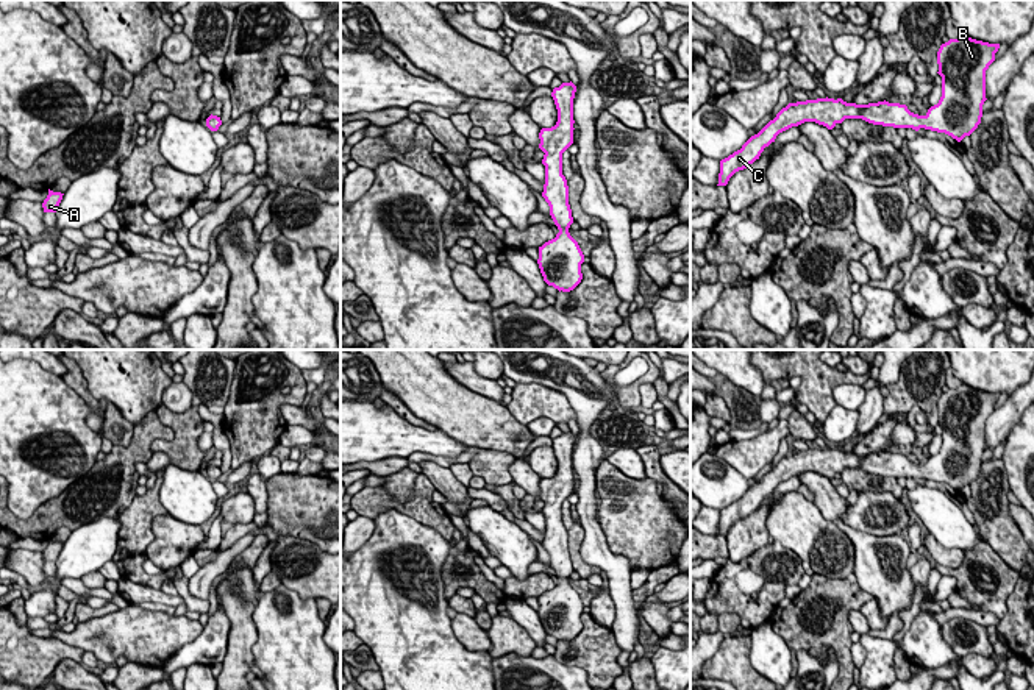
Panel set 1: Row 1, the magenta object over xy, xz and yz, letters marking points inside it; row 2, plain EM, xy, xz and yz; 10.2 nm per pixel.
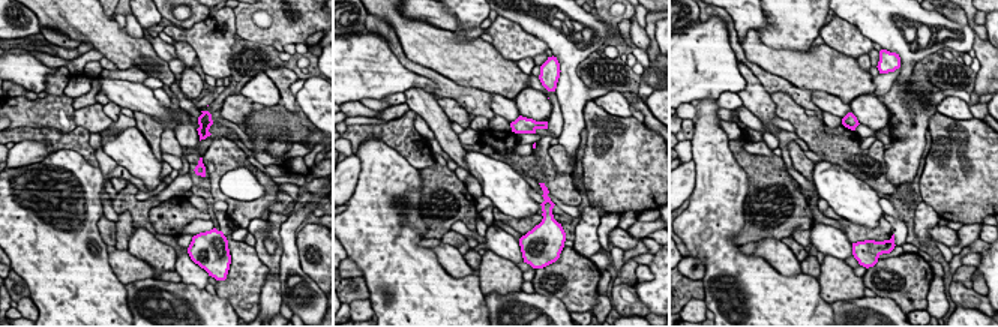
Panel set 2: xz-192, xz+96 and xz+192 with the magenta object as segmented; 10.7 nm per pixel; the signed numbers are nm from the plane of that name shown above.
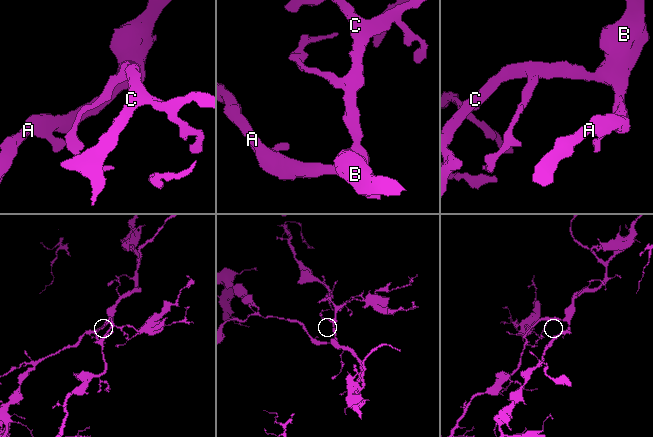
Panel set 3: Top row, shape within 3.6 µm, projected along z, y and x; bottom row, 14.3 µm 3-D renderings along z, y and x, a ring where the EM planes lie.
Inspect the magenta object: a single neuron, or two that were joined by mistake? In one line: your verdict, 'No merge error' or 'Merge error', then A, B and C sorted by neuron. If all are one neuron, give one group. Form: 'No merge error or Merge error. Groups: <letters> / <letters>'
No merge error. Groups: A B C

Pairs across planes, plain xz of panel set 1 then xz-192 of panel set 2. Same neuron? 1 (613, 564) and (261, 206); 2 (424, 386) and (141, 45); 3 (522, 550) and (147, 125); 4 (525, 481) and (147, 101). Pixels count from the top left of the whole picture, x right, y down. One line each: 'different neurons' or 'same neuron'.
1: different neurons
2: same neuron
3: different neurons
4: different neurons

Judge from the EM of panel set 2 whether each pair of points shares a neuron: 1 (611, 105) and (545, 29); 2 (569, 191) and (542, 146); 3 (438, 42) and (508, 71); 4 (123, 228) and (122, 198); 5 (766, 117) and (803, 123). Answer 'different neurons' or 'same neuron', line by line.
1: different neurons
2: same neuron
3: same neuron
4: different neurons
5: different neurons

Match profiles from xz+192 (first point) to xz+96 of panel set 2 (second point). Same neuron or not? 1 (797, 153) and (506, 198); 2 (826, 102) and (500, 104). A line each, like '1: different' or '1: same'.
1: different
2: same

